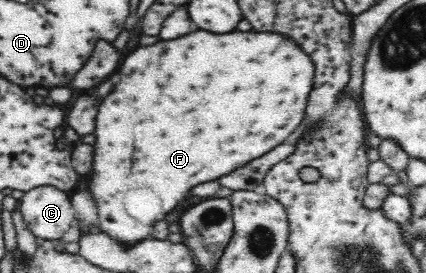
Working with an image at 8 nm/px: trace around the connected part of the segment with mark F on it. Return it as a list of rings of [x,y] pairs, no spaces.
[[[192,31],[186,37],[180,39],[170,39],[170,41],[158,41],[154,45],[136,49],[130,53],[120,69],[120,83],[116,85],[116,91],[102,103],[98,117],[96,117],[96,171],[90,181],[90,191],[96,195],[95,199],[100,208],[99,227],[108,234],[114,241],[117,241],[122,247],[134,247],[136,243],[142,243],[146,239],[152,238],[152,229],[157,221],[162,221],[167,213],[186,199],[188,189],[194,185],[218,179],[244,163],[258,159],[284,143],[290,133],[294,135],[299,131],[304,120],[304,111],[308,107],[308,97],[314,87],[314,62],[313,60],[297,46],[294,39],[288,35],[270,31],[230,31],[230,33],[210,33],[210,31]]]

